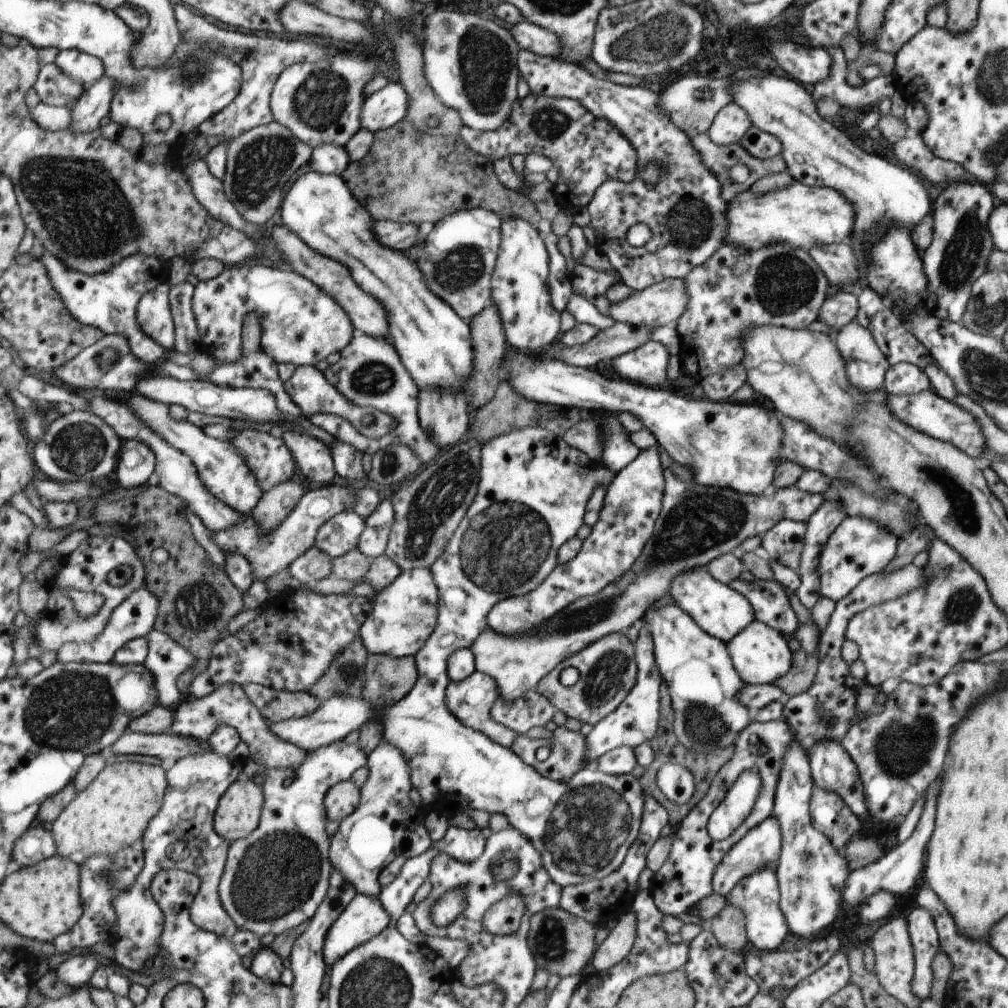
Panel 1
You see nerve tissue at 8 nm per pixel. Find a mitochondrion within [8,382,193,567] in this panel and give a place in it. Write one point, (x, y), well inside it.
(78, 448)

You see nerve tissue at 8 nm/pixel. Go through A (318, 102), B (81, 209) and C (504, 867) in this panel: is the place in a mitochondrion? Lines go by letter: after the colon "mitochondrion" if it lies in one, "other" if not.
A: mitochondrion
B: mitochondrion
C: mitochondrion

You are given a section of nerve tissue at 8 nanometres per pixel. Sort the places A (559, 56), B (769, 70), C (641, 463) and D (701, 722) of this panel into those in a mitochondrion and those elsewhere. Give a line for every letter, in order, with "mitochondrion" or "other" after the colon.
A: other
B: other
C: other
D: mitochondrion

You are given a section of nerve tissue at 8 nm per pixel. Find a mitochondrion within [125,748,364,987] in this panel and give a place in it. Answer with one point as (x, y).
(278, 872)

